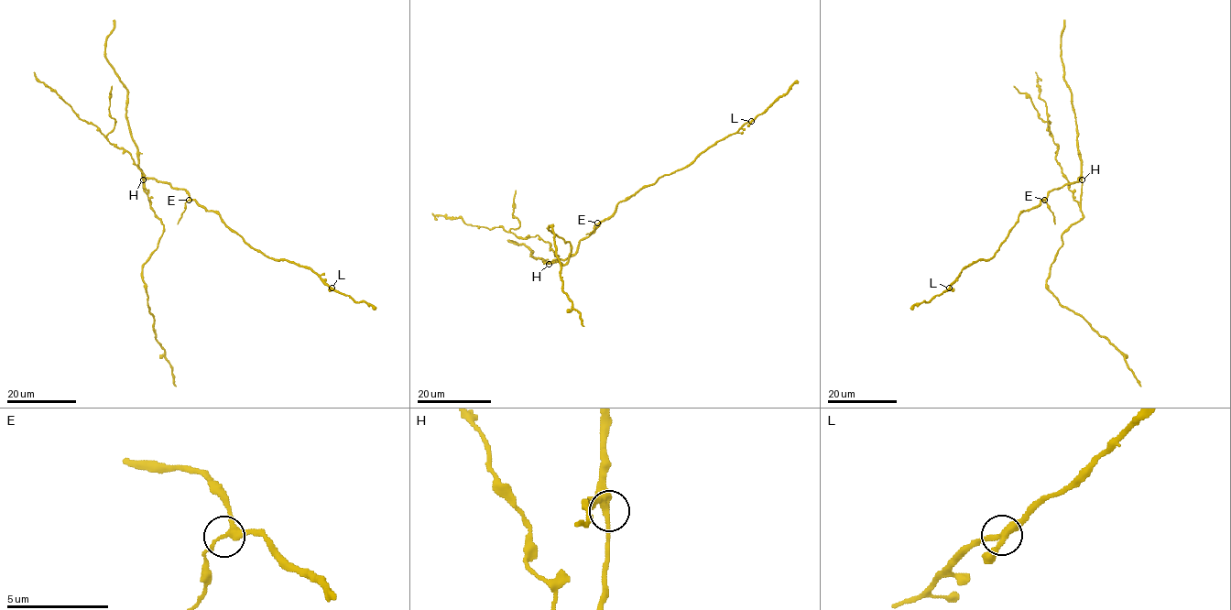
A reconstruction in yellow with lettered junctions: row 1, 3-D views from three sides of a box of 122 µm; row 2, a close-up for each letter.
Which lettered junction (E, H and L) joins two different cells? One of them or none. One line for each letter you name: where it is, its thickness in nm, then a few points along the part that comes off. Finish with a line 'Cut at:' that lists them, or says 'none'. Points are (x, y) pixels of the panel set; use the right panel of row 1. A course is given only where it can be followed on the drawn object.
Cut at: none

